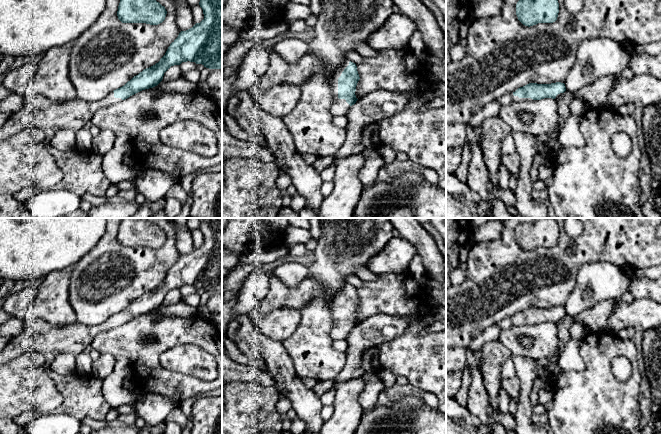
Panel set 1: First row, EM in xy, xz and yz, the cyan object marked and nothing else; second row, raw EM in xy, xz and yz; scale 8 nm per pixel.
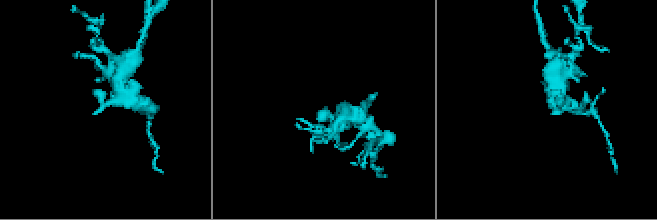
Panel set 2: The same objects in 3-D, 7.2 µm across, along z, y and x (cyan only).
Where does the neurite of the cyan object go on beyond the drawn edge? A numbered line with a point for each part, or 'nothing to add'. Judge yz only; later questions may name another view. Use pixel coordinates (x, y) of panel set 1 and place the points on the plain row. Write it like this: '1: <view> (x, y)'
1: yz (515, 322)

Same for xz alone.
1: xz (340, 331)

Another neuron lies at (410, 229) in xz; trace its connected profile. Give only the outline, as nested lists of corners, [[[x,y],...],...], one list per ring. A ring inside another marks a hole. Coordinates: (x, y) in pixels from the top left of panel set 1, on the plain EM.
[[[388,218],[400,237],[412,243],[421,256],[425,275],[440,283],[446,281],[446,261],[439,251],[434,237],[415,218]]]

